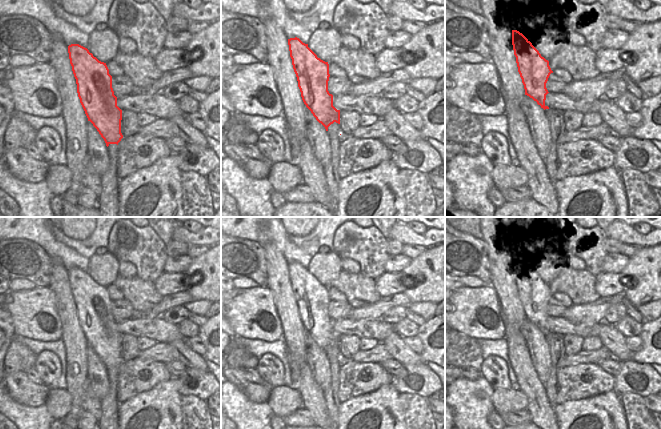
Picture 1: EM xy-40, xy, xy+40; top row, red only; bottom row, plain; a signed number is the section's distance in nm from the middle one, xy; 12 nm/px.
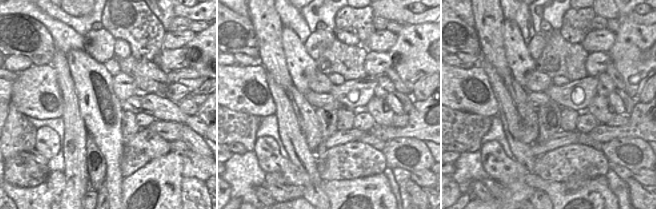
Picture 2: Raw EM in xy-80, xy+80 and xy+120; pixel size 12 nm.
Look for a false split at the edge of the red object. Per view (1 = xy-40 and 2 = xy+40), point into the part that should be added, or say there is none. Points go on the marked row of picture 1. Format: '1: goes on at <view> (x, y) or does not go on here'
1: does not go on here
2: does not go on here

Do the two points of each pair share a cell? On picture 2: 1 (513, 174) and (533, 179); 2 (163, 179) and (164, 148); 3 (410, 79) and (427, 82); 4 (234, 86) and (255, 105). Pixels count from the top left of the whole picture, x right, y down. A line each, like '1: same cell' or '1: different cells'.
1: different cells
2: different cells
3: different cells
4: same cell

